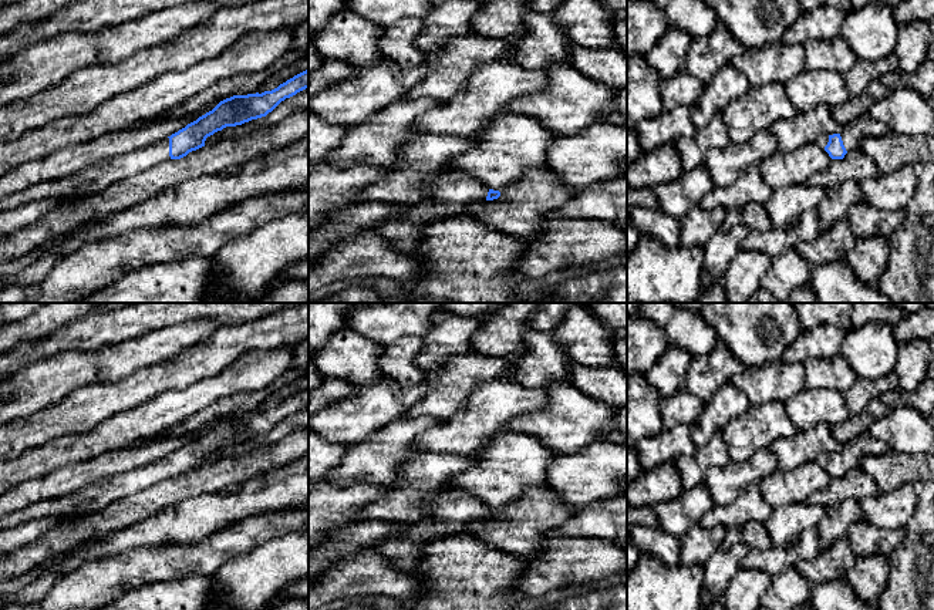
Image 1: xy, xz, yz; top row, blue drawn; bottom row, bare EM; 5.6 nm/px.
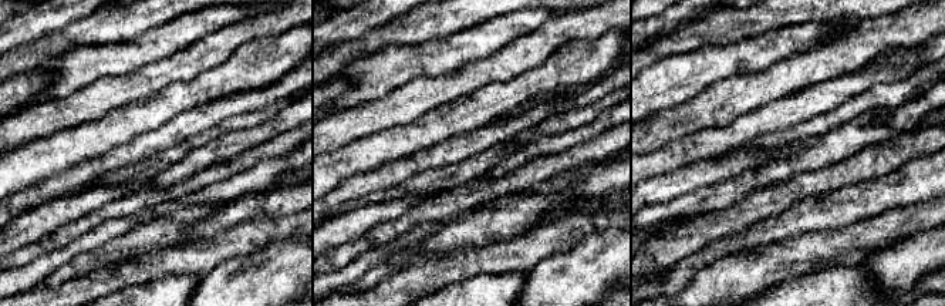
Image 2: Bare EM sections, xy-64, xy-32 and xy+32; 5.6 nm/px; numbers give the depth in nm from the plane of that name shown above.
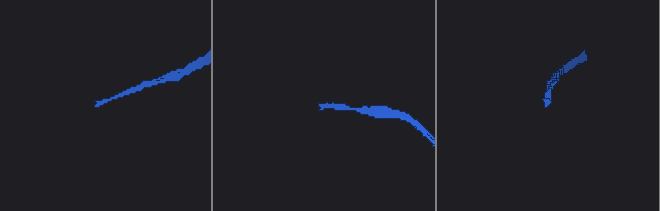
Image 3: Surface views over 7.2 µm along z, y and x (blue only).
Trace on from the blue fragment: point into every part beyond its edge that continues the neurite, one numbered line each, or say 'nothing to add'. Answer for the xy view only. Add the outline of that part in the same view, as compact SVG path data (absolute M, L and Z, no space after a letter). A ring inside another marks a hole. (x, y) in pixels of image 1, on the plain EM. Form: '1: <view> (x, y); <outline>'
1: xy (94, 496); M165 456L134 471L104 478L100 482L87 485L74 493L43 501L27 509L4 515L0 518L0 530L10 529L38 518L61 518L73 513L82 516L169 478L169 456Z

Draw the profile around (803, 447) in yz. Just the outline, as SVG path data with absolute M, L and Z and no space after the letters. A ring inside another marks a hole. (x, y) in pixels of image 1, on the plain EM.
M817 424L807 431L798 431L790 438L779 438L771 446L780 471L793 471L806 462L815 461L822 452L833 454L839 452L840 448L840 442L826 424Z

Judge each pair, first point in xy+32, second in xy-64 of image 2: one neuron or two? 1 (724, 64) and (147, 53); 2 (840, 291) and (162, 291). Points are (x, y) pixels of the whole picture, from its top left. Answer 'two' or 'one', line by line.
1: one
2: one

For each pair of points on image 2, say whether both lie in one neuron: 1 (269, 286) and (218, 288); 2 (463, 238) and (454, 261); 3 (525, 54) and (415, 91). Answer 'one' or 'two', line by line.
1: one
2: two
3: one

